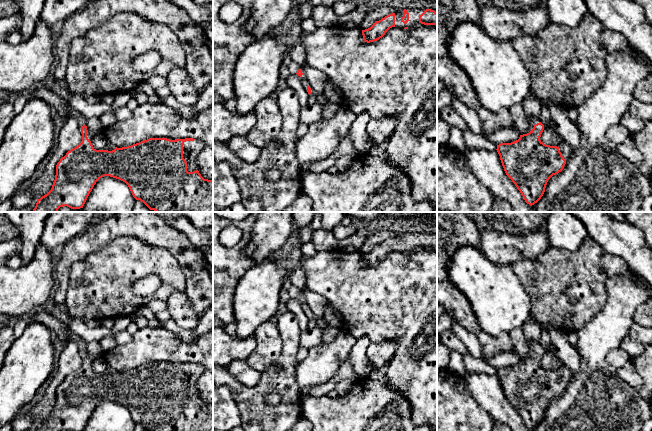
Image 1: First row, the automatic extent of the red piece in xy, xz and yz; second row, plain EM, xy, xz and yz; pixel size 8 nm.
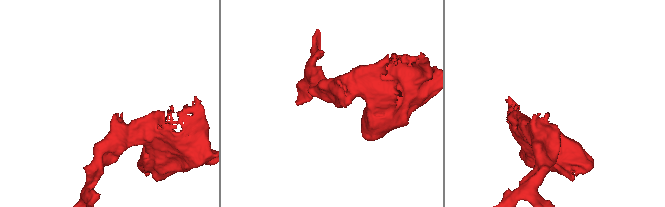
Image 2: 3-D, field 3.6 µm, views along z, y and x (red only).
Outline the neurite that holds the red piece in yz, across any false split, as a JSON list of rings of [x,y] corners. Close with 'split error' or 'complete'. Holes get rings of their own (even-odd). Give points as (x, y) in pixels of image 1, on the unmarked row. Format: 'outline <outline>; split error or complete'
outline [[[533,340],[530,341],[530,346],[531,351],[527,358],[520,359],[514,366],[497,369],[496,374],[506,399],[520,415],[525,426],[532,430],[543,420],[548,404],[563,394],[574,373],[565,365],[559,371],[544,368],[540,364],[544,349],[539,342]]]; split error

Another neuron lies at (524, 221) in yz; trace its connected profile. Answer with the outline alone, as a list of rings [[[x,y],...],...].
[[[500,212],[505,220],[521,232],[544,229],[549,212]]]

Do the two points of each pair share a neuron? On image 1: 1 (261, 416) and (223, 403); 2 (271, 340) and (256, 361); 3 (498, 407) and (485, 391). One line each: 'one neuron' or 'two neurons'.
1: two neurons
2: one neuron
3: one neuron

